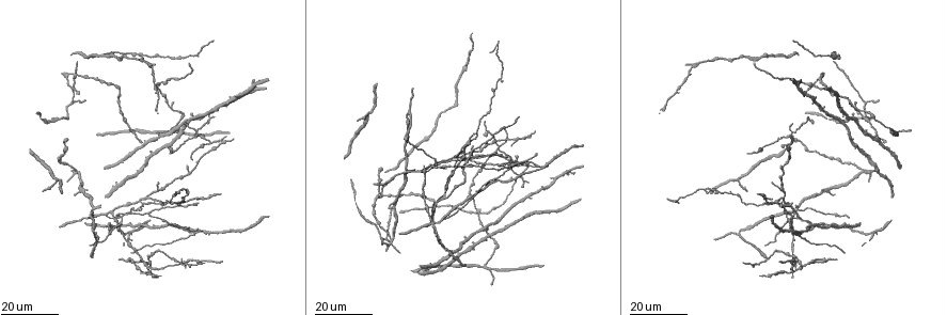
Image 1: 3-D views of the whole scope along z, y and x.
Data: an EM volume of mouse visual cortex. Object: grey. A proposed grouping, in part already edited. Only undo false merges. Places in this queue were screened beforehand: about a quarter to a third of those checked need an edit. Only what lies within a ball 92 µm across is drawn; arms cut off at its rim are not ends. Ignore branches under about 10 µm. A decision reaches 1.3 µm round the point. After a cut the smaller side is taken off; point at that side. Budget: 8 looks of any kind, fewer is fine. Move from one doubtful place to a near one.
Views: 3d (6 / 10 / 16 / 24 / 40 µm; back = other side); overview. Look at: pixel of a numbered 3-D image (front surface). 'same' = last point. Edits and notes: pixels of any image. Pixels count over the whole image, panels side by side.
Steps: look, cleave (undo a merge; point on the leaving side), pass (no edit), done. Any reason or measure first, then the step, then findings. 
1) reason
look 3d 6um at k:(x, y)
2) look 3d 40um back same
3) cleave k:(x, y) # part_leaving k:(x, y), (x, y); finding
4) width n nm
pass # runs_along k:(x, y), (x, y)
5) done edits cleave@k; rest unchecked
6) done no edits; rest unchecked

side arm on a straight run
look 3d 24um at 1:(421, 172)

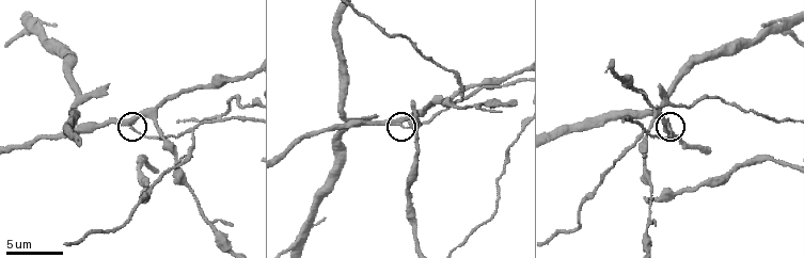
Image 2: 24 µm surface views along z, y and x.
look 3d 6um at 2:(131, 125)

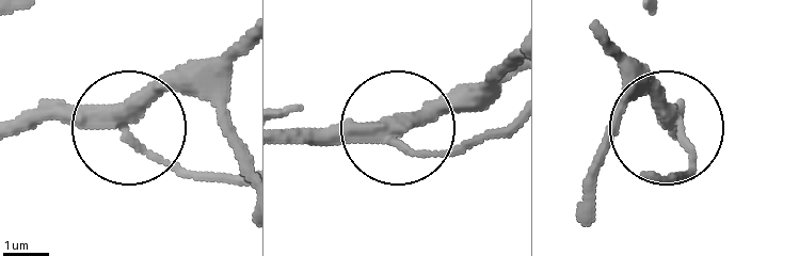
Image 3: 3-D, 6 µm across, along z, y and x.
width 280 nm
cleave 3:(138, 145) # part_leaving 3:(350, 139), (437, 150), (507, 128); two neurons meet here

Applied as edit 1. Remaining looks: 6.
three-way junction
look 3d 10um at 2:(607, 68)

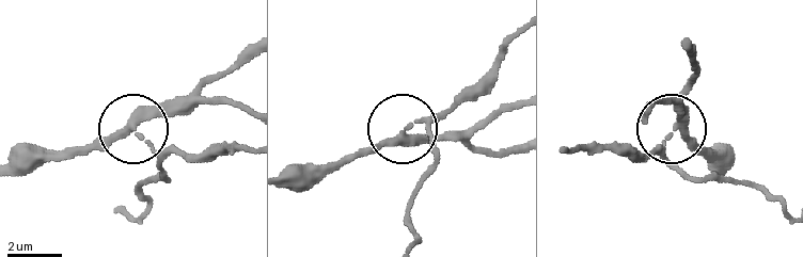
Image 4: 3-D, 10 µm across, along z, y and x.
side_arm 102 um; arms 3
cleave 4:(159, 155) # two neurons meet here

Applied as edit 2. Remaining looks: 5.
look overview

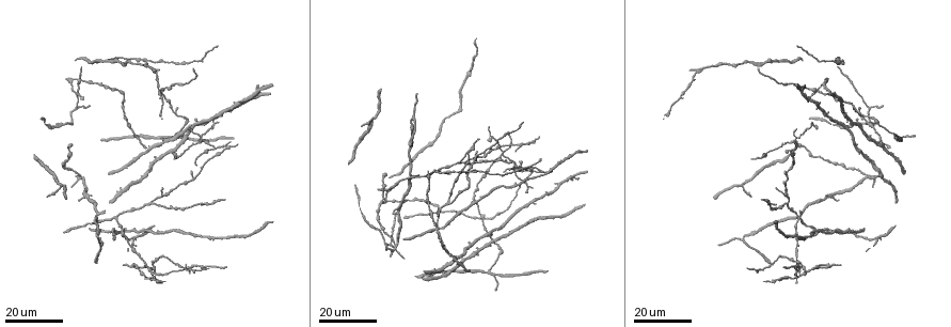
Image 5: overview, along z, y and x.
four-way junction
look 3d 16um at 5:(435, 229)

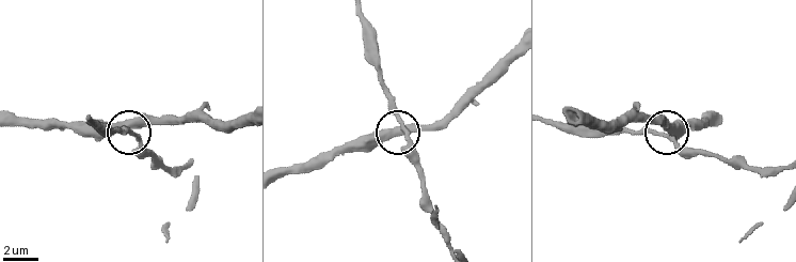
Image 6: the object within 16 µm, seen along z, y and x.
zoom in
look 3d 10um at 6:(134, 130)

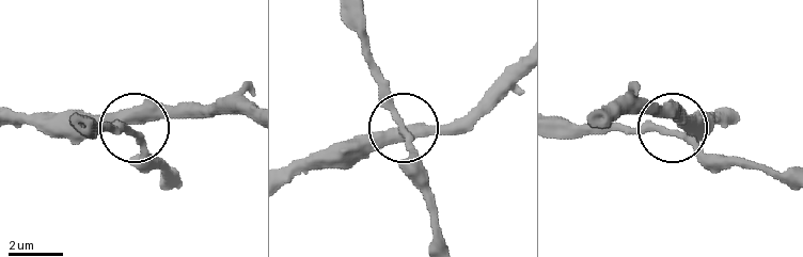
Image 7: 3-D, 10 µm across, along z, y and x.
width 410 nm
pass # all the same neuron

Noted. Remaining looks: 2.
four-way junction
look 3d 16um at 5:(225, 147)

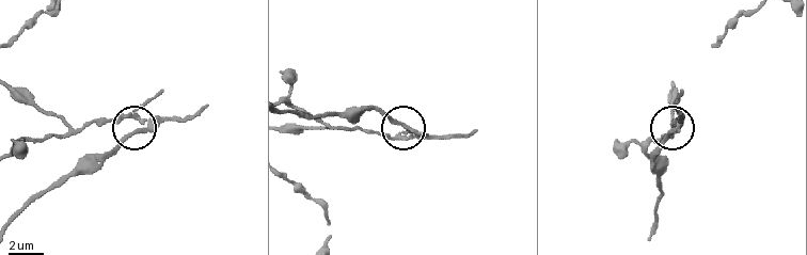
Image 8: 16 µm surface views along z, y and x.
look 3d 6um at 8:(403, 139)

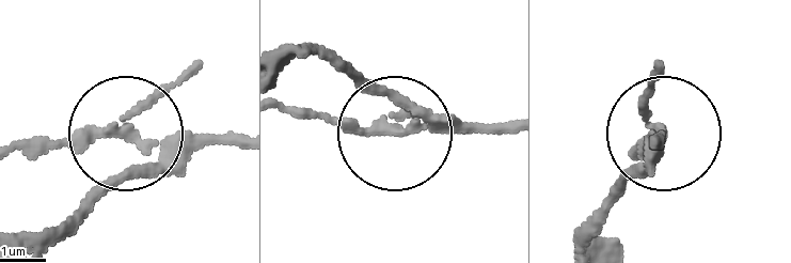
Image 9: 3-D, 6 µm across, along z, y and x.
arms 4
cleave 9:(86, 136) # a second neuron is stuck on

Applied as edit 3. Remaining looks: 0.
done edits cleave@3, cleave@4, cleave@9; rest unchecked

